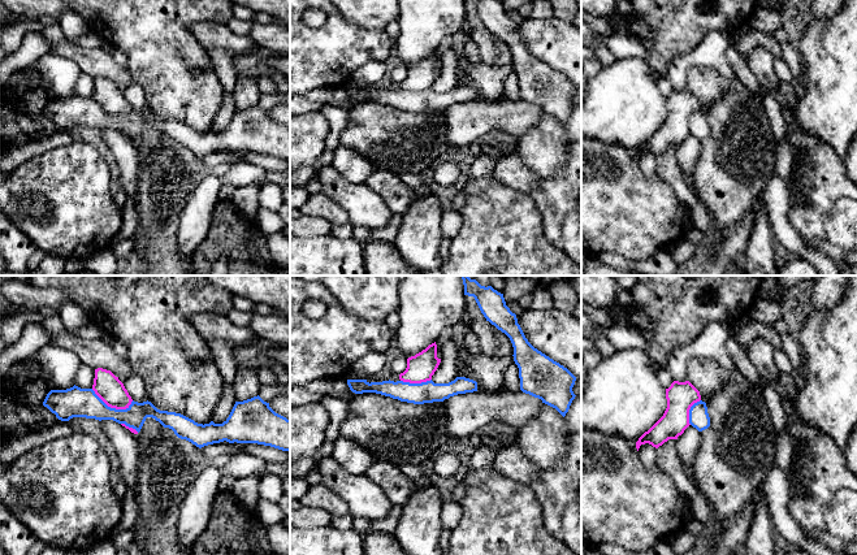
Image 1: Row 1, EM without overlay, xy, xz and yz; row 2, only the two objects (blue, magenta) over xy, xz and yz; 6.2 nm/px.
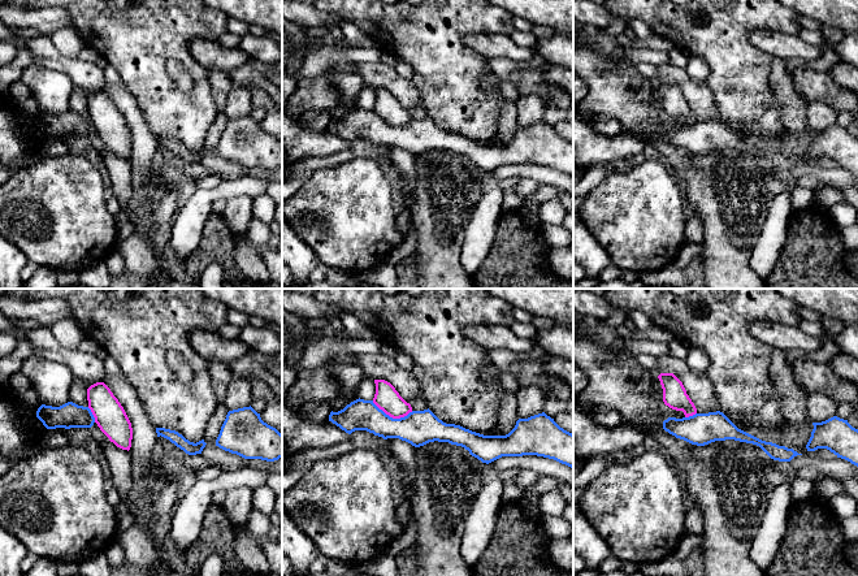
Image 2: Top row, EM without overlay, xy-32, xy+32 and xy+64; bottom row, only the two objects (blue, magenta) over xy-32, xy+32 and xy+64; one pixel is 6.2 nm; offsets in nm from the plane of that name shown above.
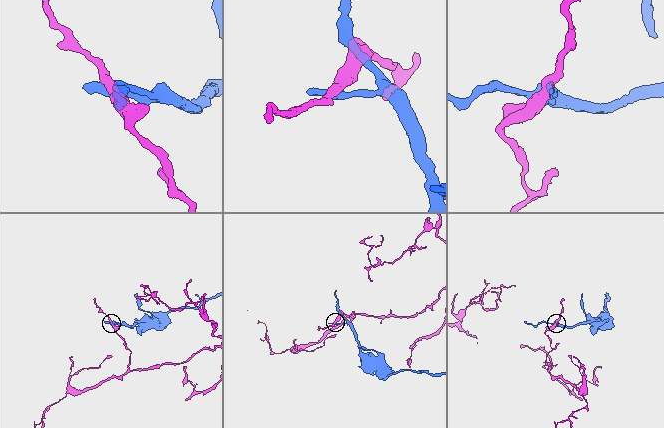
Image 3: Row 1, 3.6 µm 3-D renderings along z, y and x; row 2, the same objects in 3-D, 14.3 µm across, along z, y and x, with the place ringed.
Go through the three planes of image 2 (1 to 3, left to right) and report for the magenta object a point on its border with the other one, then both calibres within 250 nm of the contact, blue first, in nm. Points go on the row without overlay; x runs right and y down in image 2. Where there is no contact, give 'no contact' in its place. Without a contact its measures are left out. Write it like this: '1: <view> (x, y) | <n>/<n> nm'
1: xy-32 (92, 124) | 160/190 nm
2: xy+32 (391, 126) | 220/160 nm
3: xy+64 (690, 125) | 200/150 nm

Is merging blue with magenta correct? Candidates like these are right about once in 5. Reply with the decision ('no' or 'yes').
no

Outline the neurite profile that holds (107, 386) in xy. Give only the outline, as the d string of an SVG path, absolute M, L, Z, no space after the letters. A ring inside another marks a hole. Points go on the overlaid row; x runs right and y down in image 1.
M103 368L95 369L92 390L111 408L126 409L133 402L118 377Z

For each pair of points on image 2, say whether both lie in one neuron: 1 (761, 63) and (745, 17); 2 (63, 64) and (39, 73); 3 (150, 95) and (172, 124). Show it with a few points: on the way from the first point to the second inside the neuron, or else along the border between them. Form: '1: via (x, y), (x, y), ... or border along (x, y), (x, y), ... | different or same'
1: via (749, 51), (742, 44), (742, 29) | same
2: border along (37, 61), (64, 73), (74, 86) | different
3: via (156, 102), (172, 117) | same

